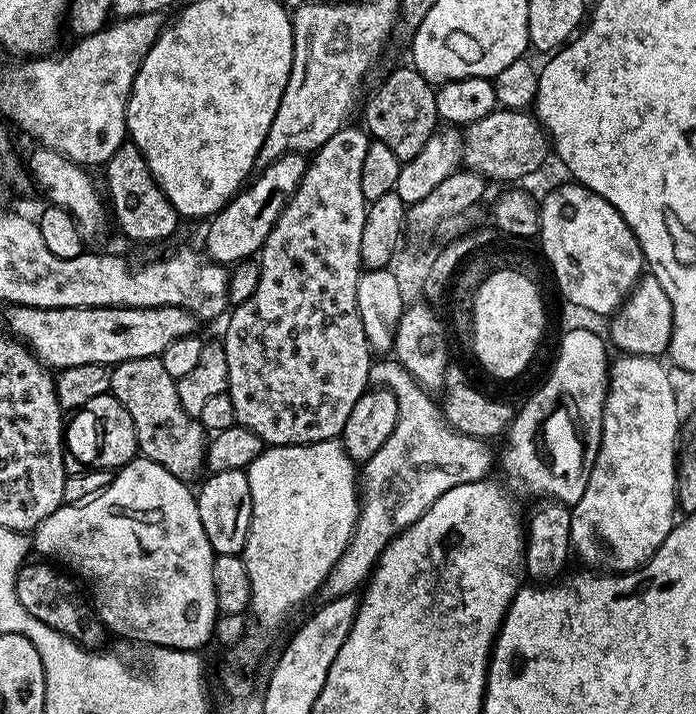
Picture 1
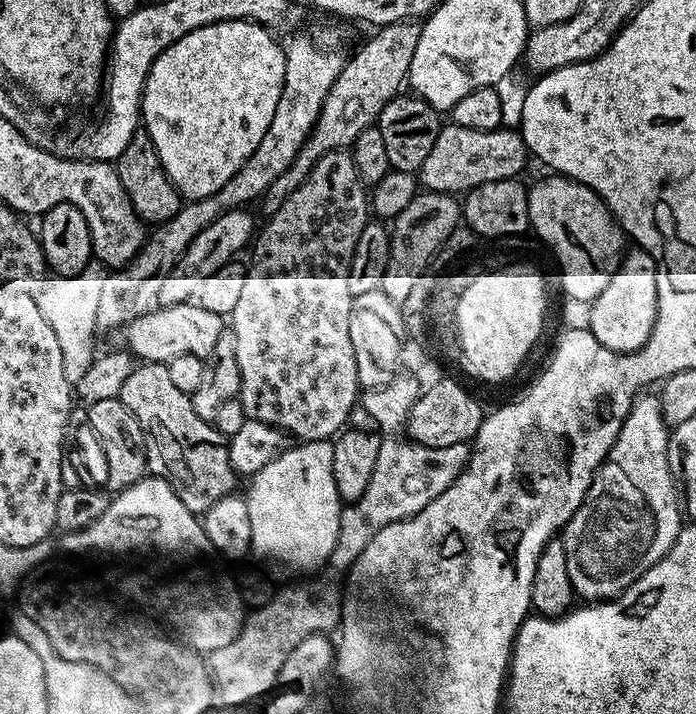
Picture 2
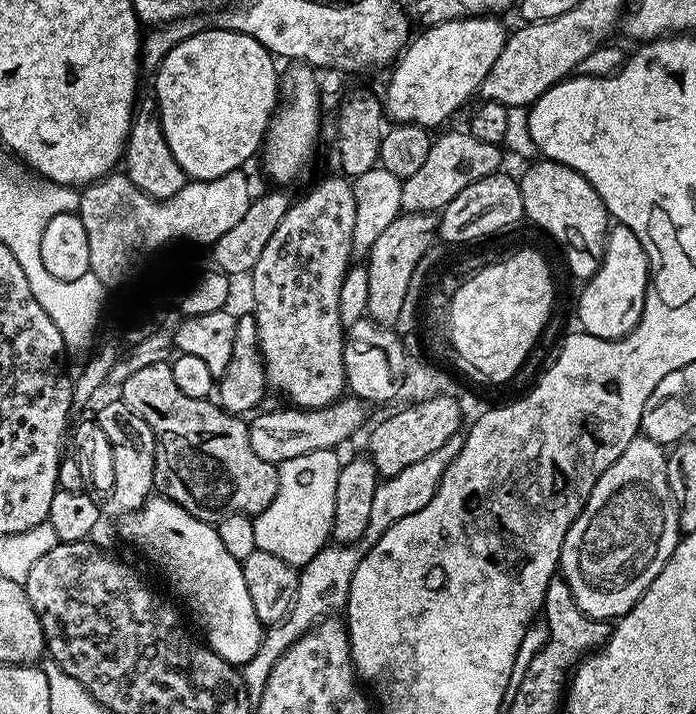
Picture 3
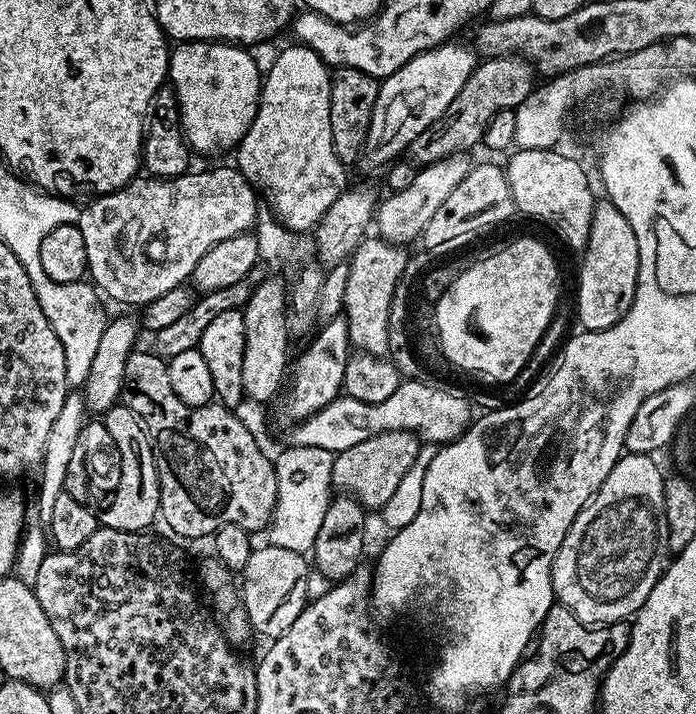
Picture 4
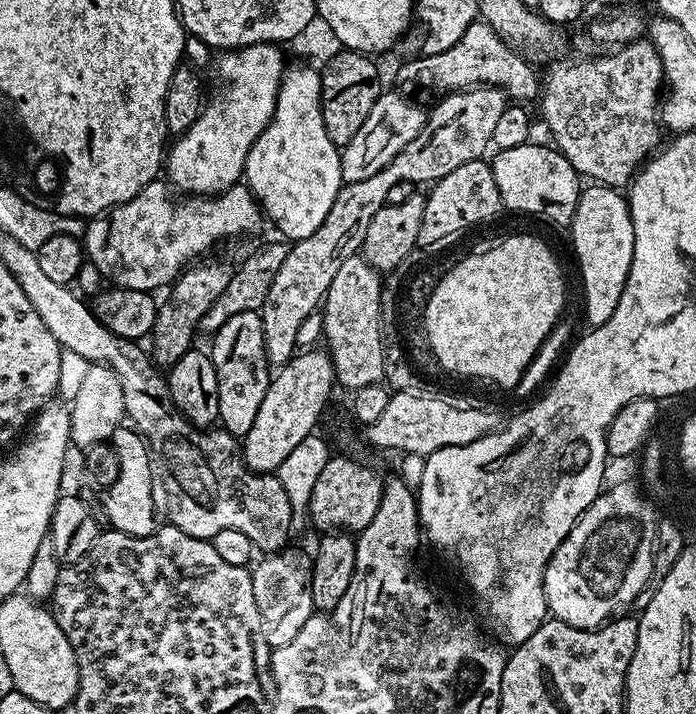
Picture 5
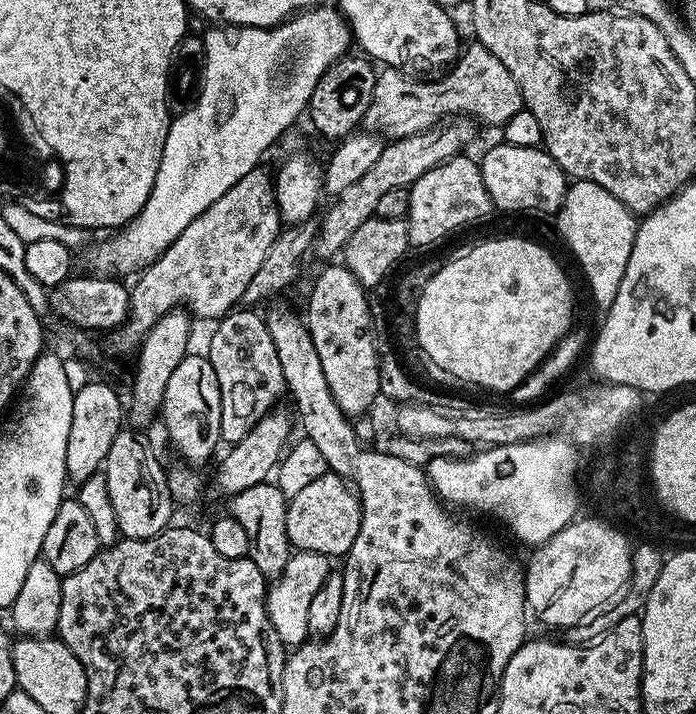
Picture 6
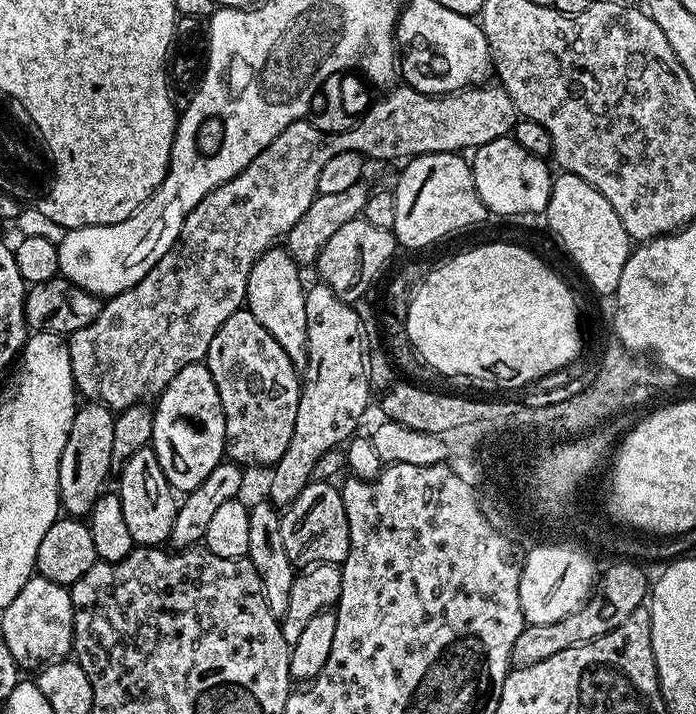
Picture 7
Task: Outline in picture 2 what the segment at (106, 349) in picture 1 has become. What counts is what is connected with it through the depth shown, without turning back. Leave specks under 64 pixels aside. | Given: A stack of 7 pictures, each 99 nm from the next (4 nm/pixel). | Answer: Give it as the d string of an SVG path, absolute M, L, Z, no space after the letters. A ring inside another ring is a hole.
M191 302L159 307L155 312L136 317L122 328L127 351L144 362L167 362L182 354L194 354L199 360L215 357L218 338L226 330L225 317L214 310L202 310Z

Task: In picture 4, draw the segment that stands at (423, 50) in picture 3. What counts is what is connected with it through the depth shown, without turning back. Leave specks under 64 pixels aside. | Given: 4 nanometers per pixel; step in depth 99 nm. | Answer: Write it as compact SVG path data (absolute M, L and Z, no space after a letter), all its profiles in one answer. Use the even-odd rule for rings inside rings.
M449 42L439 44L436 48L426 50L406 66L402 66L394 74L383 77L379 81L378 102L374 102L374 114L370 118L370 130L366 134L363 163L376 168L379 164L387 165L395 161L400 151L407 149L442 114L446 106L458 98L458 90L466 86L466 78L476 69L478 56L471 47Z

